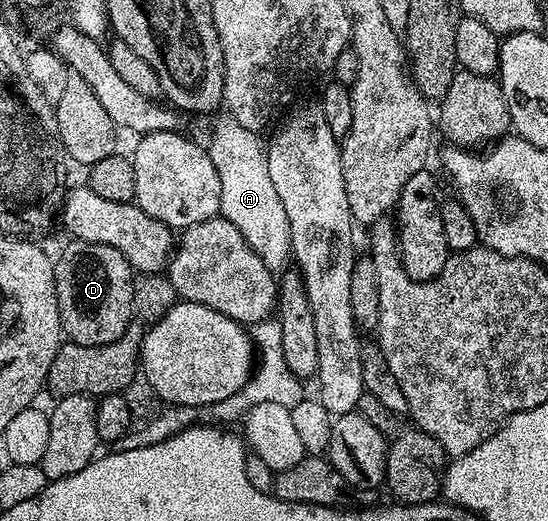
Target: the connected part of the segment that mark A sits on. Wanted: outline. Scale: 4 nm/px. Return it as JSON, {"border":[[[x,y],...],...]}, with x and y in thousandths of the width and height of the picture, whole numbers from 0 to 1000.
{"border":[[[409,223],[389,246],[387,274],[378,274],[376,286],[401,347],[401,411],[442,445],[449,468],[471,484],[491,518],[511,522],[527,509],[533,486],[529,424],[493,345],[485,280],[474,263],[469,251],[442,246],[434,230]]]}

